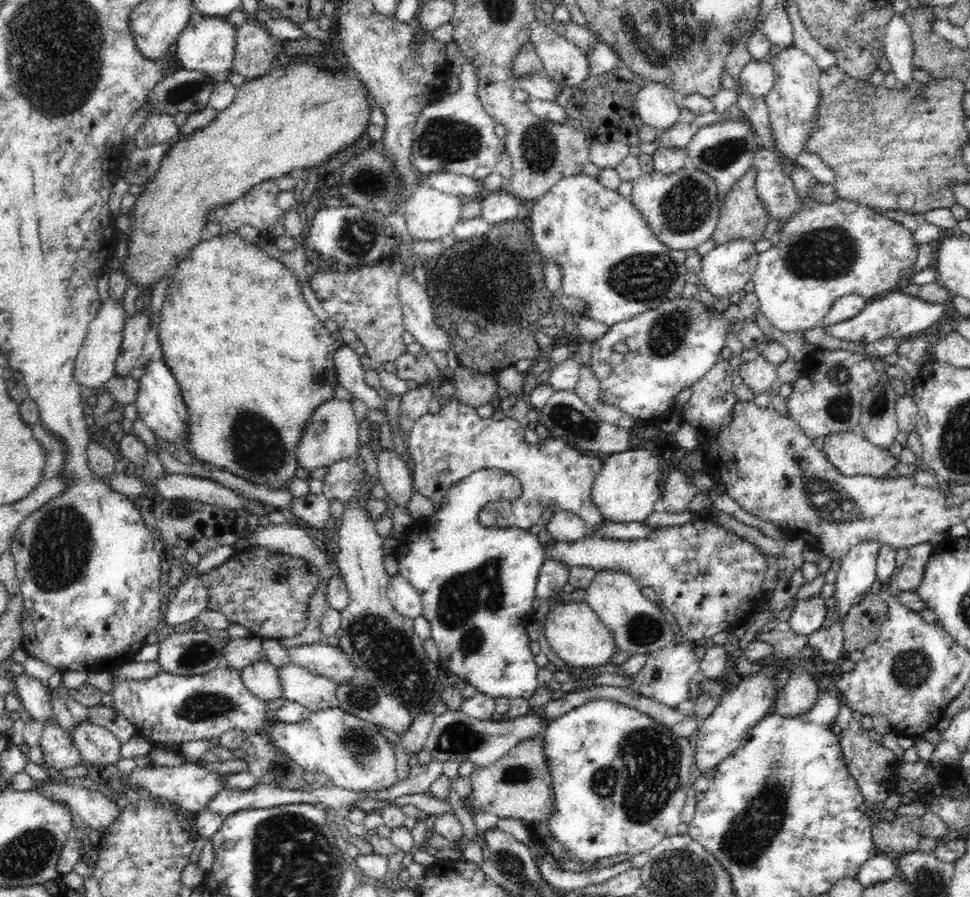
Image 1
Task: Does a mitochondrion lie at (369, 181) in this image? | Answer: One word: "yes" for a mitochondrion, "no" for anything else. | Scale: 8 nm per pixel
yes

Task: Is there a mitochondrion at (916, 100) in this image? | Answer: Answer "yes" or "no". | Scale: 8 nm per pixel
yes

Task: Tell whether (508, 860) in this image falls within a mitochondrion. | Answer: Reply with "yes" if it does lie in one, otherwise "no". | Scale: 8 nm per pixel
yes

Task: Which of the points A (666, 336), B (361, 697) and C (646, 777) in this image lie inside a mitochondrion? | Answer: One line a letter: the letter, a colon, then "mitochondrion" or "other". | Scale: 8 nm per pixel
A: mitochondrion
B: mitochondrion
C: mitochondrion

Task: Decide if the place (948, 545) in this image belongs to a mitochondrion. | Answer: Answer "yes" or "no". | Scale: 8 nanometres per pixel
no

